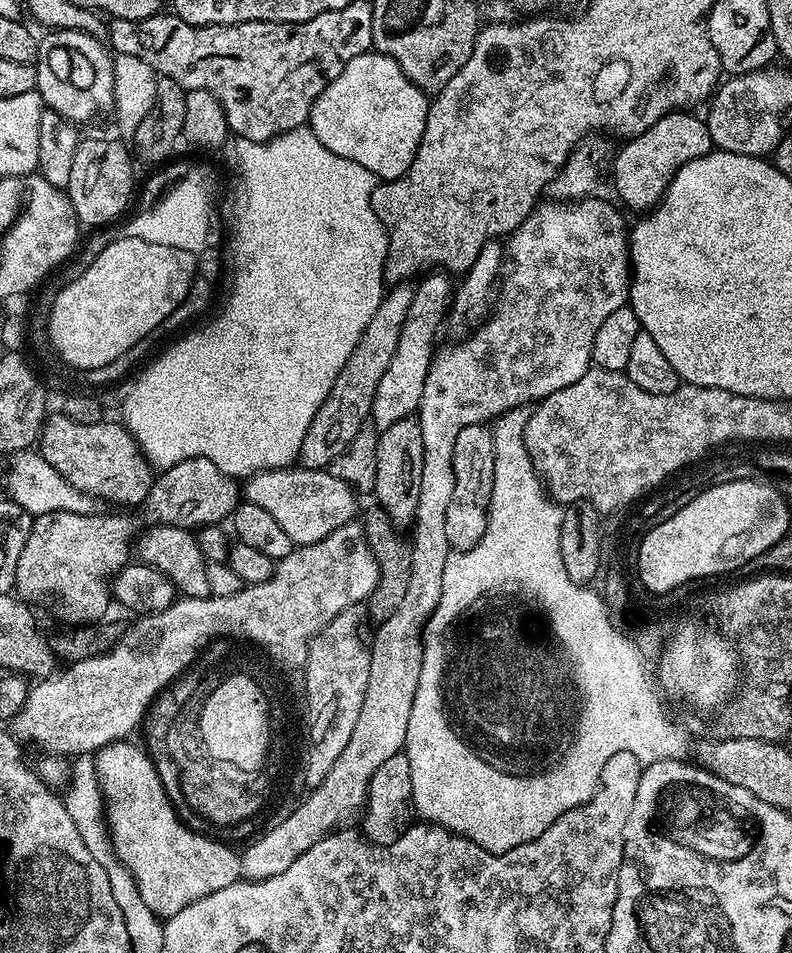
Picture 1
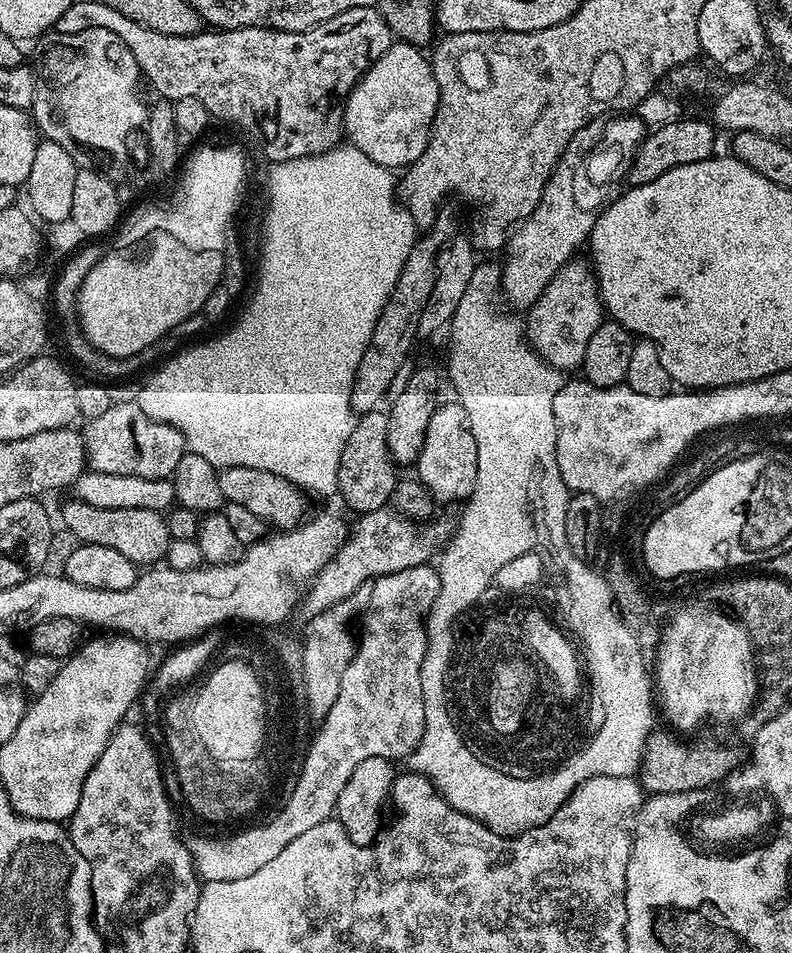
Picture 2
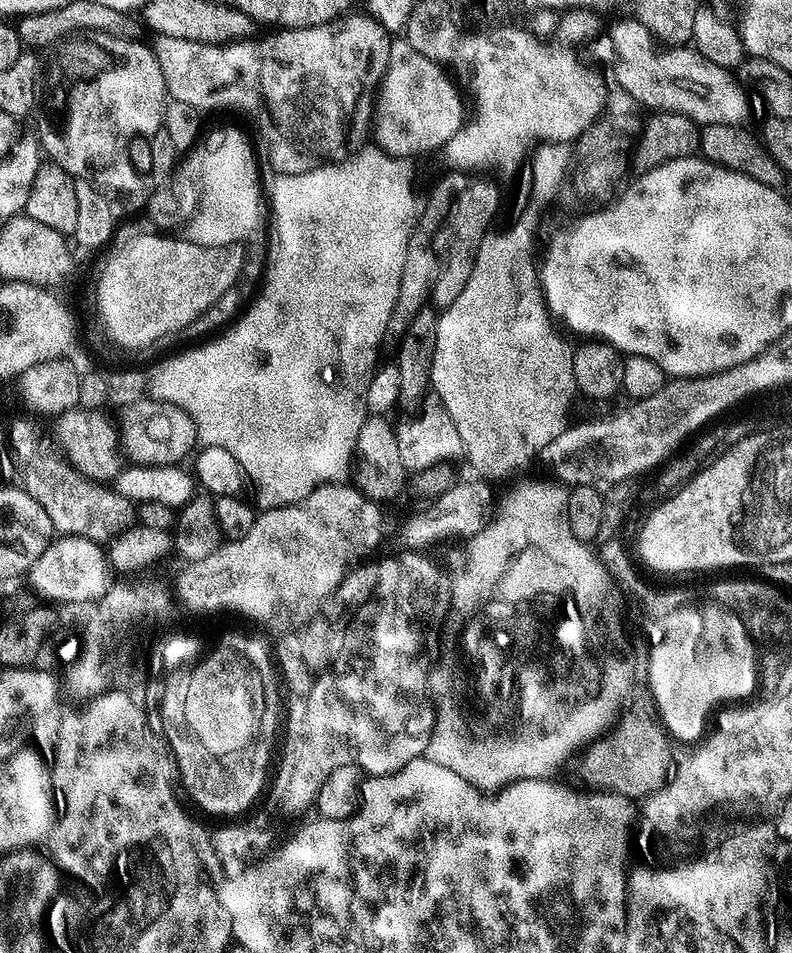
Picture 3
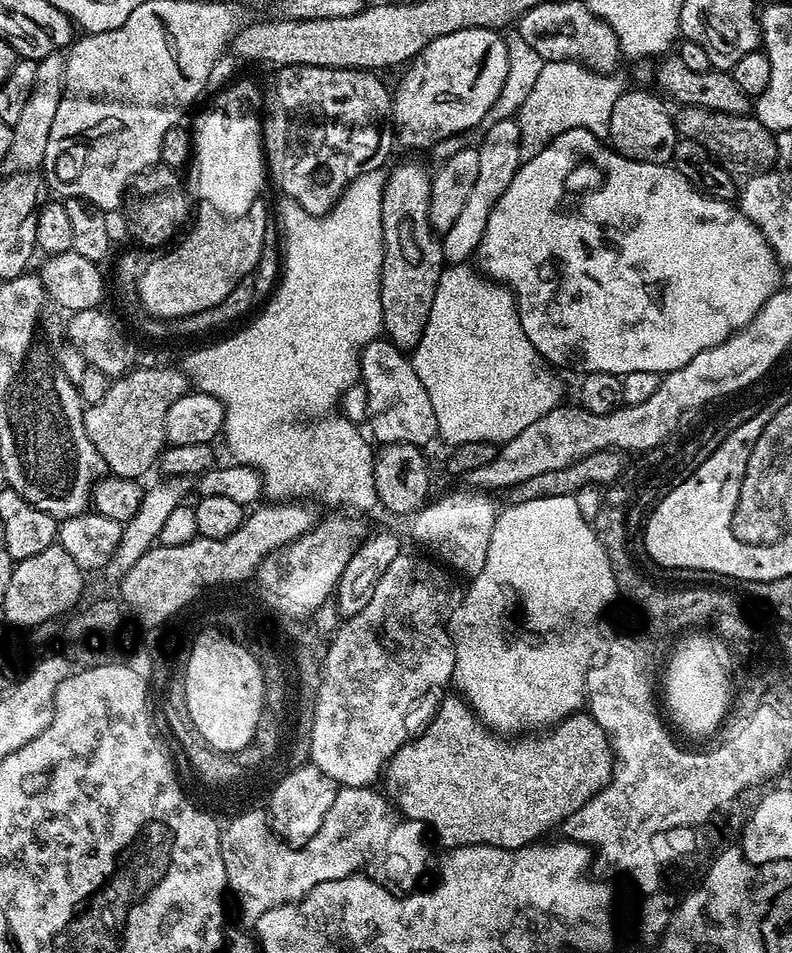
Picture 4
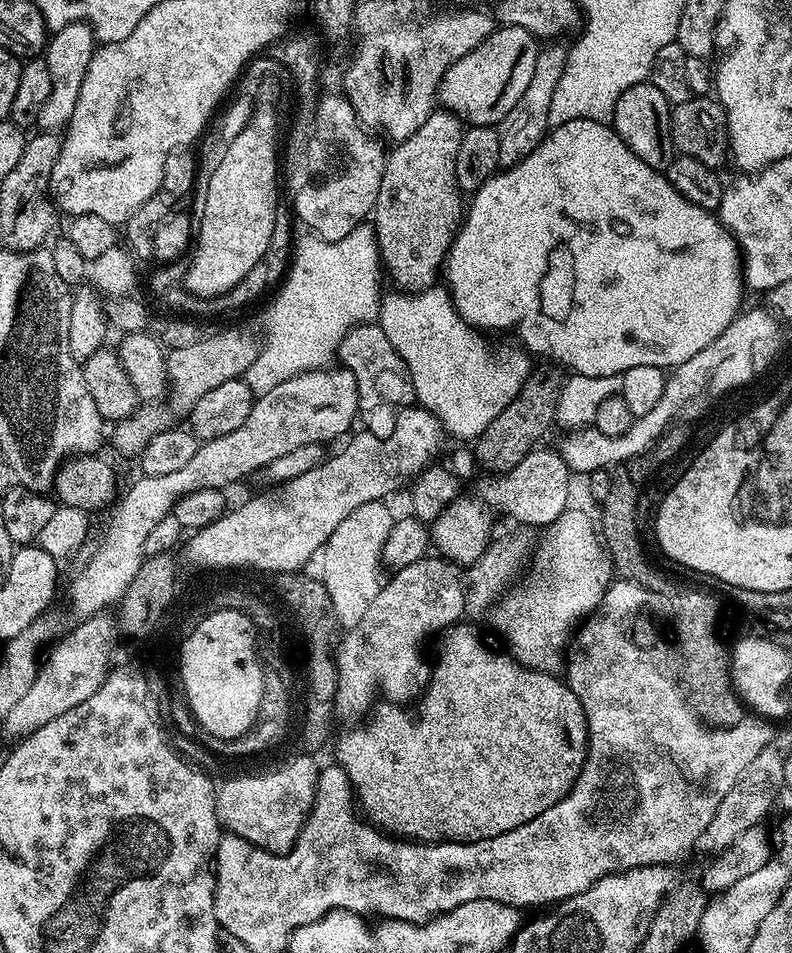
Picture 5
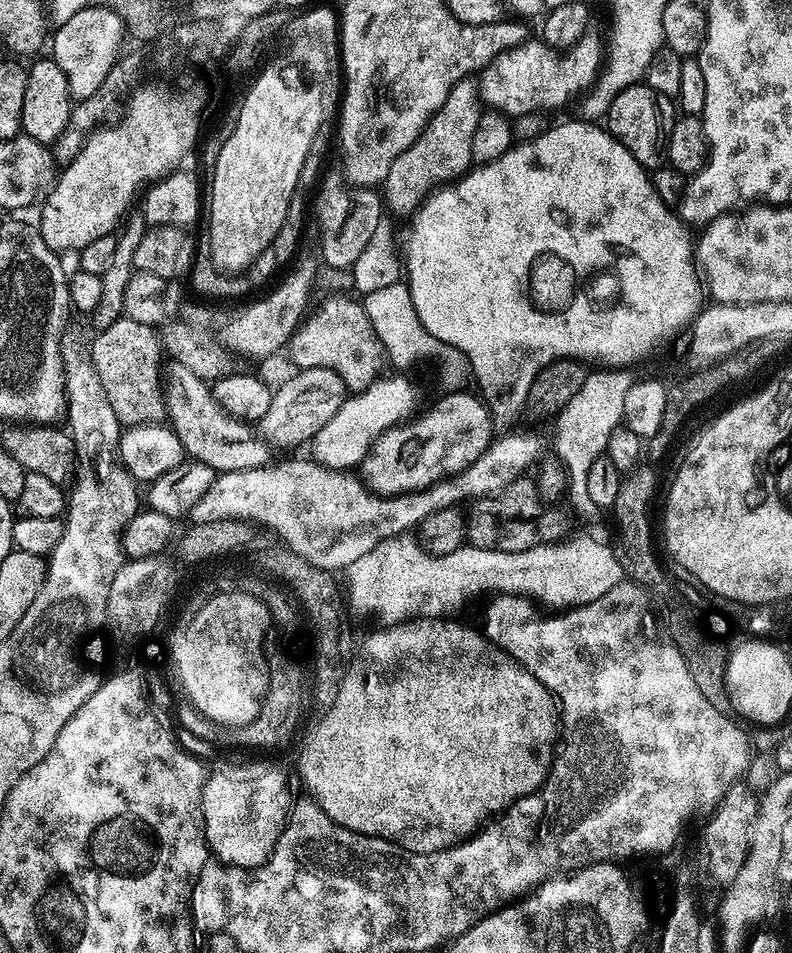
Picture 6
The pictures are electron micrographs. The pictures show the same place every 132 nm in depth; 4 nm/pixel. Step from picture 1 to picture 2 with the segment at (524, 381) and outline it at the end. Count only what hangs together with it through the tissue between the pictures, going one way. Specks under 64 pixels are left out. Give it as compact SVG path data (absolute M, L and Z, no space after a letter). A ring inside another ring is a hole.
M572 258L554 274L551 282L542 290L542 294L533 302L526 312L526 339L539 352L540 357L548 364L561 370L579 369L584 363L586 345L594 338L594 330L605 323L606 309L600 298L600 285L593 265L587 259Z

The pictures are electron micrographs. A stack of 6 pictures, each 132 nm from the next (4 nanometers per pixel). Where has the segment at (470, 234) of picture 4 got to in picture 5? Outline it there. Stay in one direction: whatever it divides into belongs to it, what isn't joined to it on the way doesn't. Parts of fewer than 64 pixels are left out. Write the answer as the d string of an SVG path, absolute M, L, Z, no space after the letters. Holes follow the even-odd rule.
M548 42L537 51L534 62L534 78L530 78L530 86L526 86L526 94L514 102L514 110L506 114L499 124L495 125L498 134L498 158L500 168L513 168L521 160L527 158L544 140L550 131L548 115L550 102L554 98L554 90L558 86L558 78L562 78L562 70L566 70L569 49L563 48L563 43Z

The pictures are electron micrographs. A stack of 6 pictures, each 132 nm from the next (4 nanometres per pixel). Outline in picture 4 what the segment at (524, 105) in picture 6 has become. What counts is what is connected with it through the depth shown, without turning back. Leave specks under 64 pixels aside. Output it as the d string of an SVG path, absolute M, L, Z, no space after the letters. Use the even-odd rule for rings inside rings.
M463 28L454 34L446 34L437 40L431 40L427 46L419 52L407 65L408 73L400 80L400 89L394 92L394 124L400 127L400 140L404 144L409 144L412 148L424 148L432 139L444 140L447 136L456 136L459 132L464 132L467 128L476 128L480 123L483 125L489 119L488 111L496 104L496 99L504 92L504 83L508 80L508 67L511 66L512 60L508 57L508 44L503 40L501 33L494 28Z

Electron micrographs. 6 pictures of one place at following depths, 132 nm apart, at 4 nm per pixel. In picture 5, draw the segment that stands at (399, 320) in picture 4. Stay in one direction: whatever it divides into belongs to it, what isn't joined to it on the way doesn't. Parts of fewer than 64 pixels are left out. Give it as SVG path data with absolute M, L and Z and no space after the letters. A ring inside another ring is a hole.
M434 110L410 134L410 138L399 141L396 148L387 153L384 162L382 186L378 186L378 198L374 209L374 231L376 247L380 262L385 273L392 275L395 287L405 294L424 292L437 283L436 275L441 275L448 259L448 249L456 239L457 231L462 223L462 193L456 175L454 162L458 154L458 146L464 137L465 125L460 117L447 110Z

